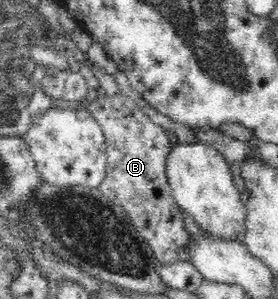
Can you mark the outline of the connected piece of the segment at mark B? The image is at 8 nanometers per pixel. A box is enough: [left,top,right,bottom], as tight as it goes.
[86,92,192,267]

